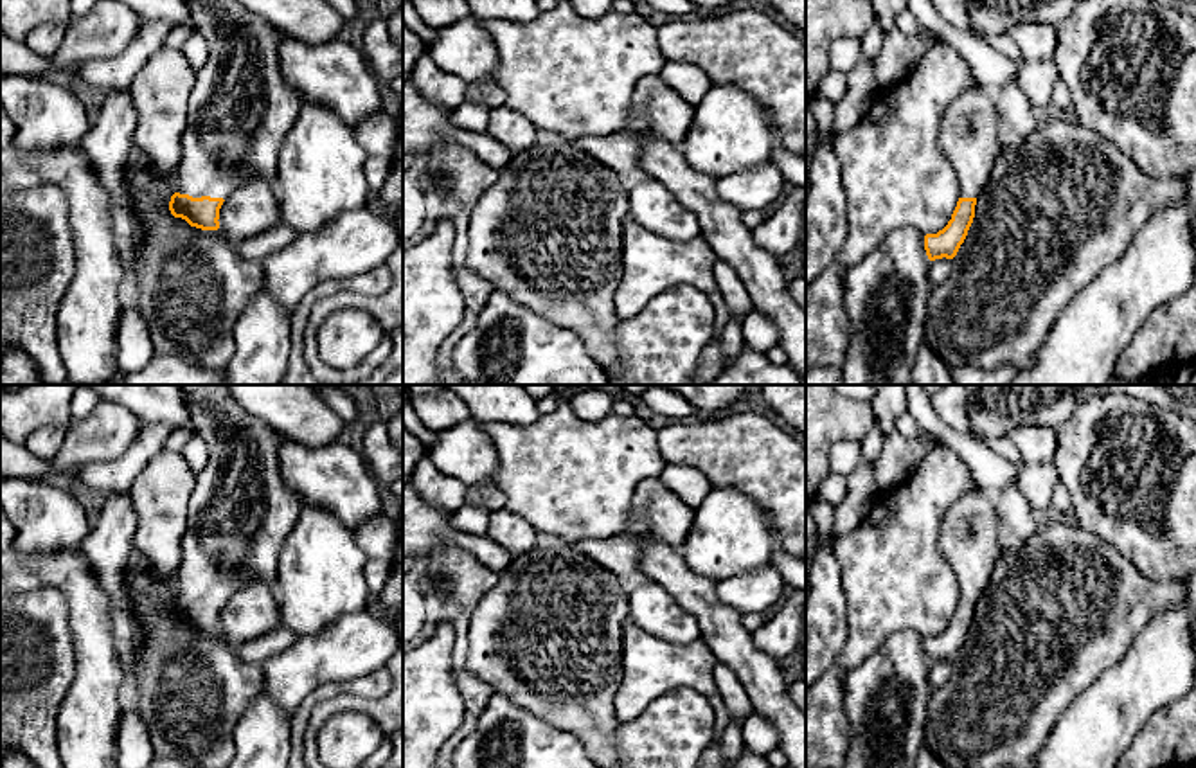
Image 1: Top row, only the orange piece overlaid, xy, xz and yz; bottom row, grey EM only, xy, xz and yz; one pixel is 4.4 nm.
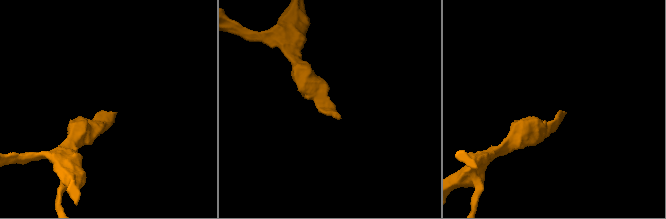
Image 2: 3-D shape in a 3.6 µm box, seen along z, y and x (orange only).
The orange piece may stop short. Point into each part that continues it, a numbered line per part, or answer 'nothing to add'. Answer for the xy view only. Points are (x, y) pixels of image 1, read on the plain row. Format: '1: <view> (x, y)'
1: xy (241, 511)

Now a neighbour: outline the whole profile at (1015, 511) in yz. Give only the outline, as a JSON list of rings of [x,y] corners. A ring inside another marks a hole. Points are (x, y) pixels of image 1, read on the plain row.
[[[1016,482],[1009,484],[996,496],[996,509],[1000,520],[1011,529],[1011,532],[1020,541],[1029,540],[1031,534],[1038,529],[1038,514],[1031,511],[1031,505]]]

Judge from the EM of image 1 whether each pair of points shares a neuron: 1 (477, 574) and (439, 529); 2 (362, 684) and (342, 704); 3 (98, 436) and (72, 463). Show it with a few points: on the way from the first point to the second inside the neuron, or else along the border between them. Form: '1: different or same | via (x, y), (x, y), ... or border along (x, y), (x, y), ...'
1: different | border along (461, 549), (497, 572)
2: different | border along (383, 695), (335, 695), (321, 700), (312, 711)
3: same | via (90, 443), (78, 455)

